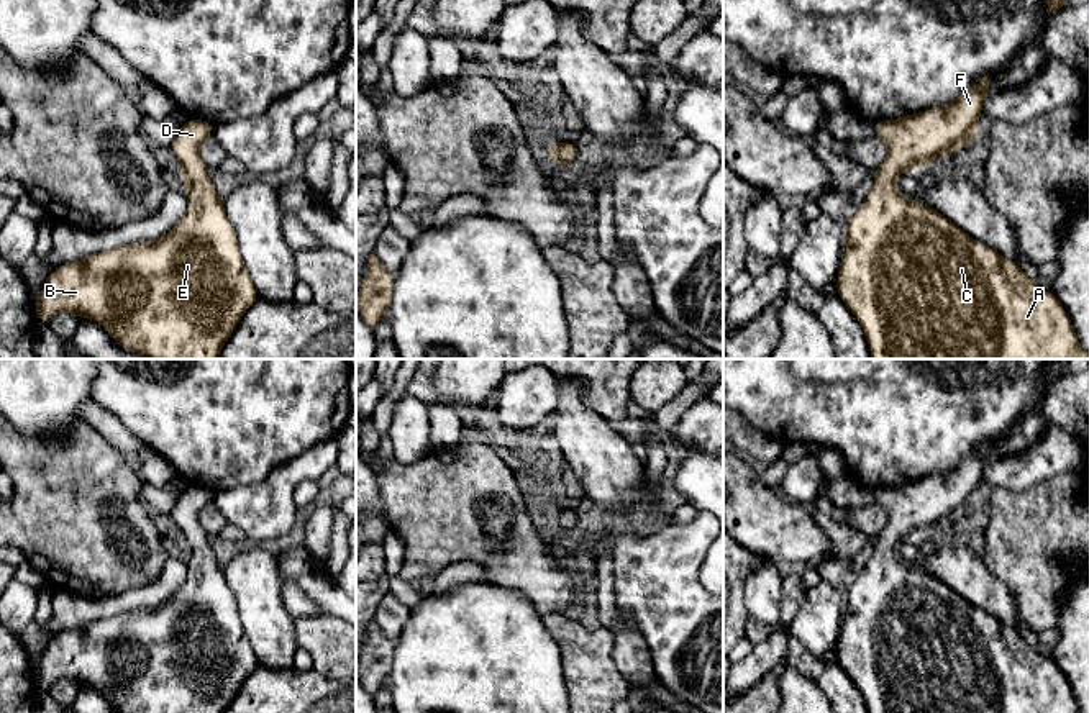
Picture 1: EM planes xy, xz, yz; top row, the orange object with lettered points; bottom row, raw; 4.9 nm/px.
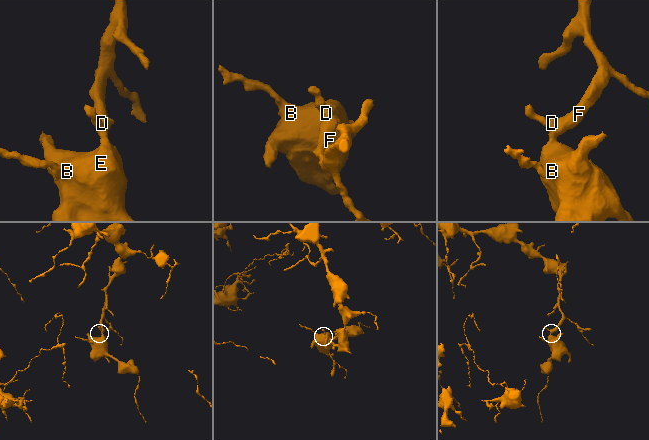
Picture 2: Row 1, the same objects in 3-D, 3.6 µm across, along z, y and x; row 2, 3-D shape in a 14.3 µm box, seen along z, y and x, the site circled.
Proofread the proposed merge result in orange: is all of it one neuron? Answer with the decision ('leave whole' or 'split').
leave whole

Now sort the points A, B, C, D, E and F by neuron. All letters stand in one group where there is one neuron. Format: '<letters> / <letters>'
A B C D E F

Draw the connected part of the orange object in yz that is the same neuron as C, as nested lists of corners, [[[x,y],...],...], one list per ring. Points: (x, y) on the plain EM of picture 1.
[[[982,444],[948,474],[874,490],[887,523],[873,539],[874,552],[851,584],[836,644],[838,665],[864,697],[868,713],[1079,713],[1053,659],[982,608],[974,608],[935,575],[897,557],[900,538],[918,538],[938,523],[955,523],[981,498],[979,484],[991,446]]]

